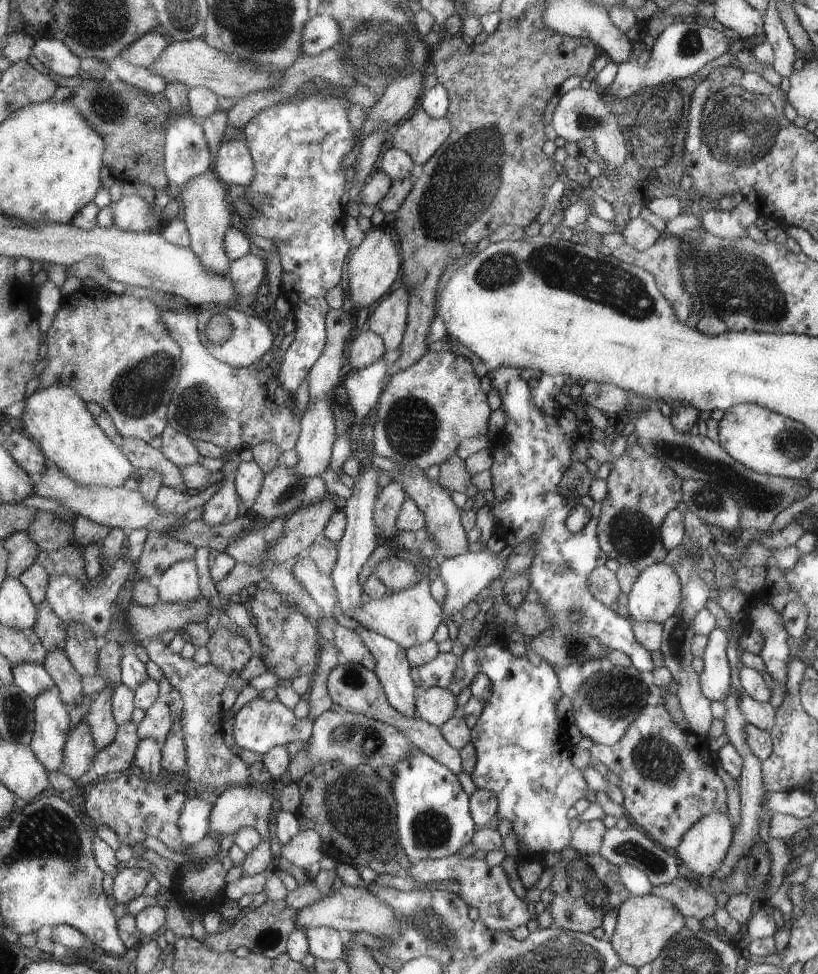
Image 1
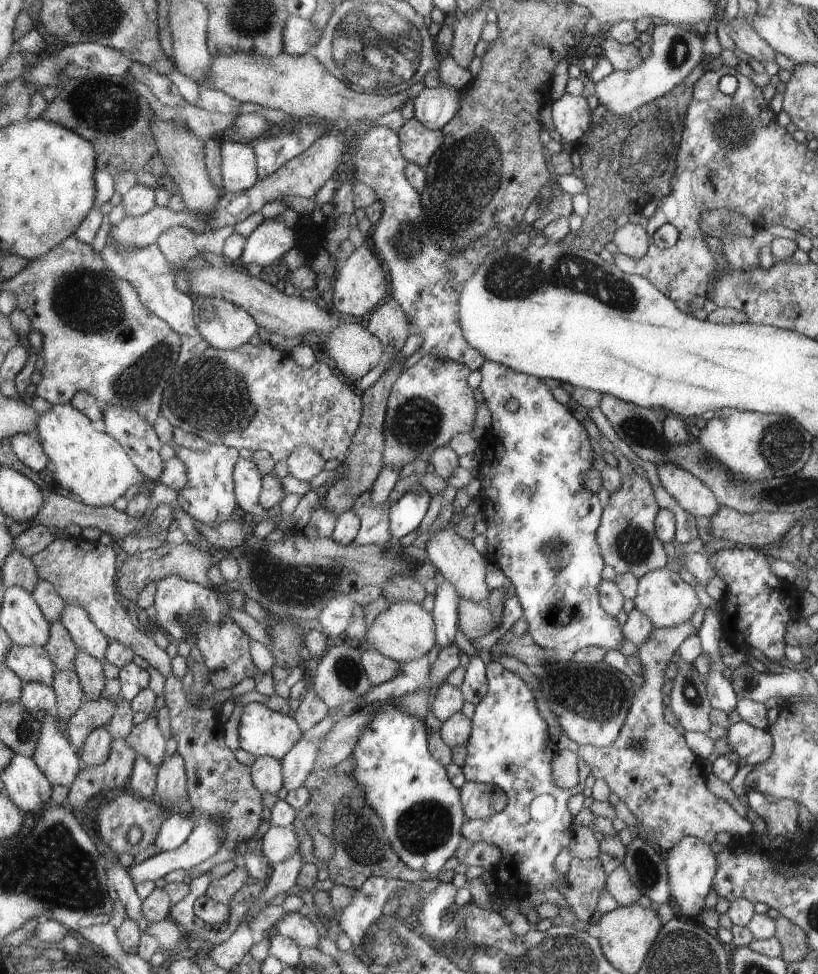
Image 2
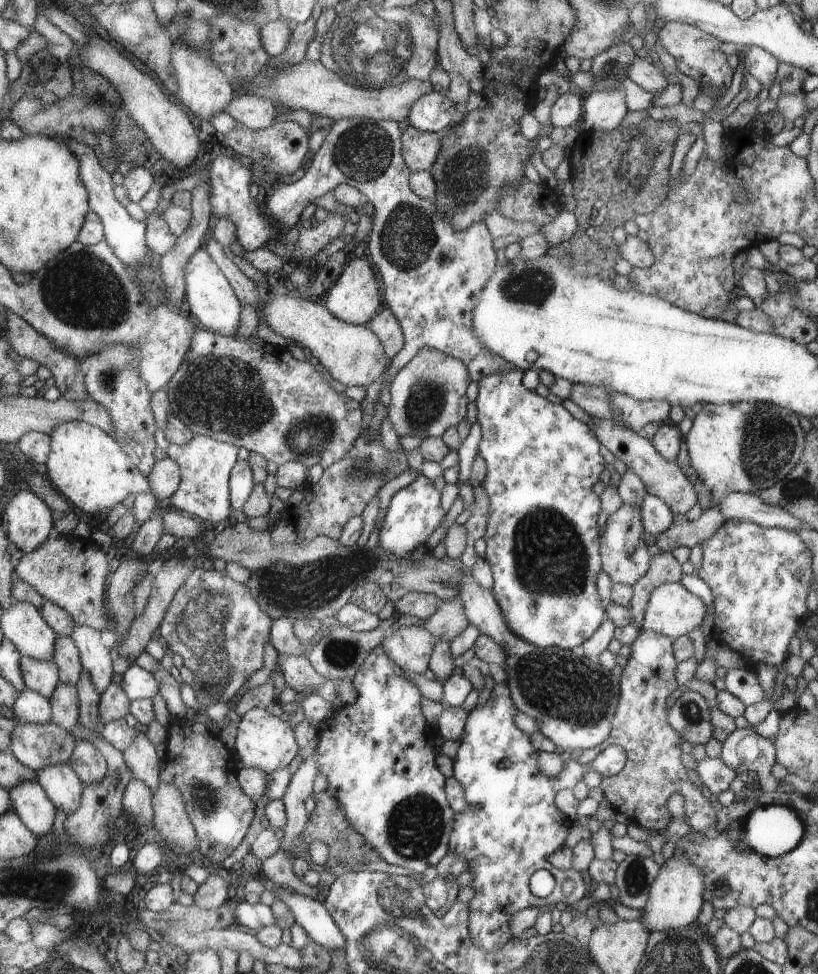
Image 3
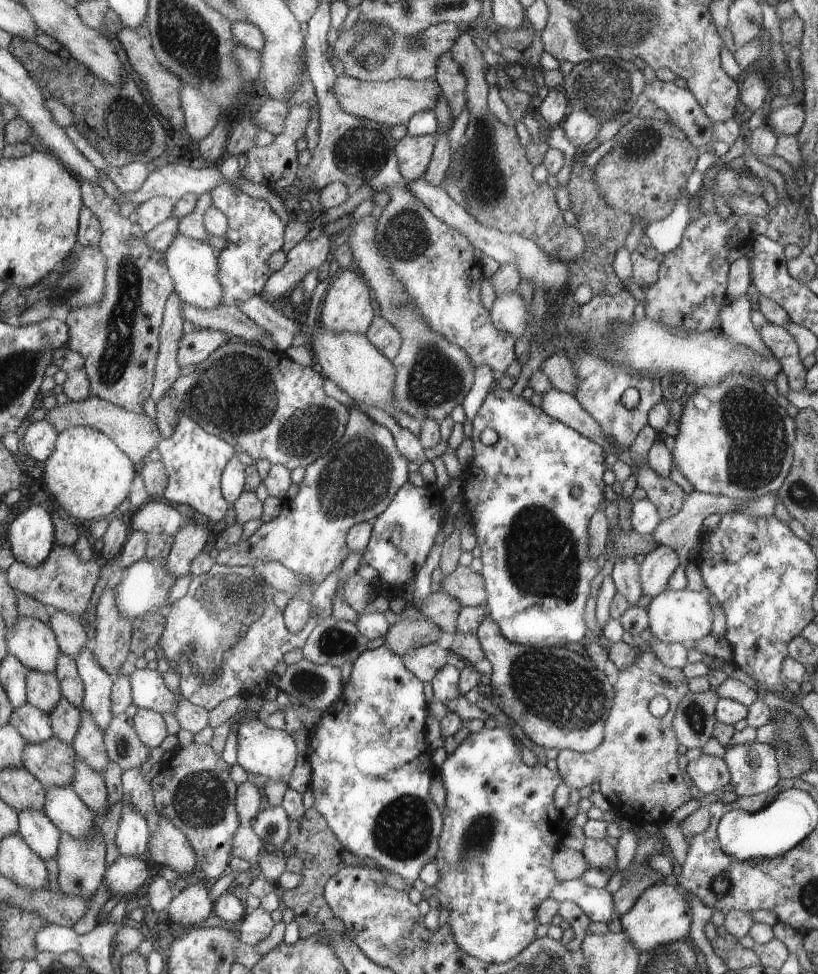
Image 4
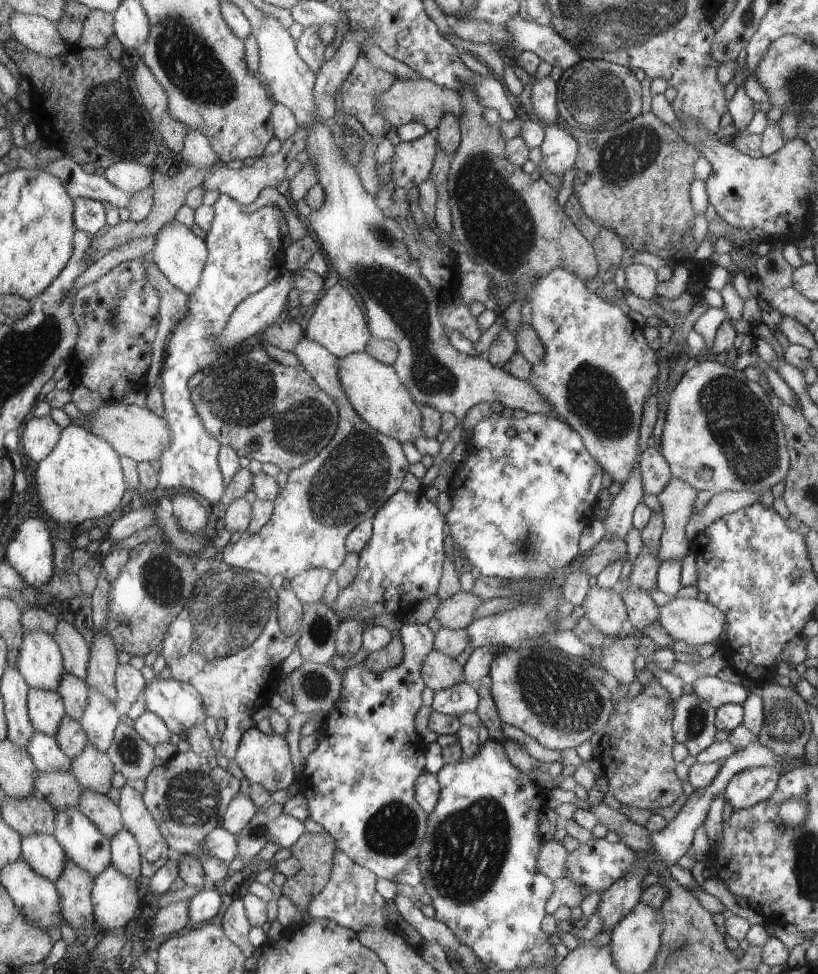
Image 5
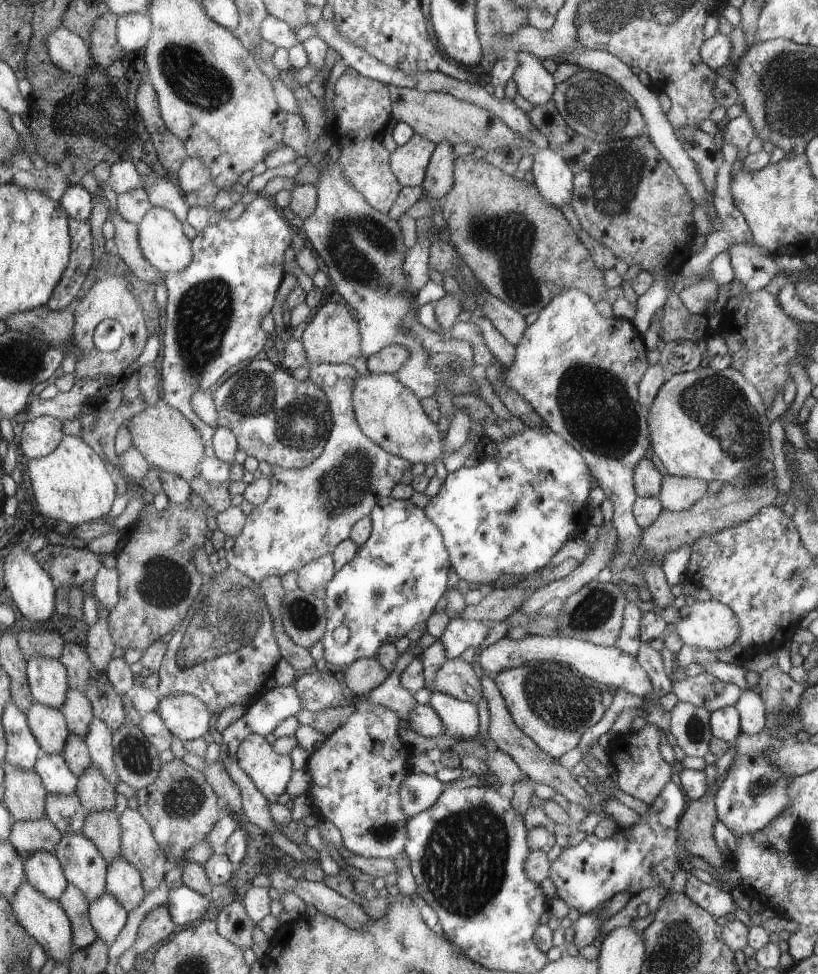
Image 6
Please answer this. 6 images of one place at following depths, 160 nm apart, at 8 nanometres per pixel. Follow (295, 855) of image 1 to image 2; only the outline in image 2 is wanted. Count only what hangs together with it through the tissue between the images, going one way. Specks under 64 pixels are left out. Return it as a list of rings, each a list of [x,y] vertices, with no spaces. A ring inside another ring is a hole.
[[[271,825],[262,838],[263,854],[270,864],[289,859],[298,848],[300,842],[295,831],[289,827]]]

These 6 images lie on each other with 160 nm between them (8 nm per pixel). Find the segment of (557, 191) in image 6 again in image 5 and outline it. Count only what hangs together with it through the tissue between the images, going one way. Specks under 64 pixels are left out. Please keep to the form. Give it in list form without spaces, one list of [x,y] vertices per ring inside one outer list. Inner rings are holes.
[[[558,124],[544,127],[546,137],[540,144],[544,156],[544,168],[562,180],[566,172],[575,166],[579,156],[579,140],[564,126]]]

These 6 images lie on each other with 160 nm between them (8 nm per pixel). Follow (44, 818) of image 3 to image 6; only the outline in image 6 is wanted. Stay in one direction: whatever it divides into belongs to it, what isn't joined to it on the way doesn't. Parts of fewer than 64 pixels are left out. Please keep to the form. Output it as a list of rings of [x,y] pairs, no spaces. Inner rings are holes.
[[[39,851],[23,858],[26,880],[36,890],[40,890],[52,900],[63,898],[68,880],[63,871],[63,864],[58,856],[50,852]]]

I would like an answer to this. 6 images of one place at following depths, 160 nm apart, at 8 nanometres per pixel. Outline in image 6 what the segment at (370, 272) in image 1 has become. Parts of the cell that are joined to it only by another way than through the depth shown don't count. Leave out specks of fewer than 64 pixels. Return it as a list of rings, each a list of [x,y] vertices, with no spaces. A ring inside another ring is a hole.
[[[326,302],[316,316],[308,322],[308,326],[304,328],[302,336],[304,351],[306,352],[307,362],[328,362],[329,364],[343,364],[352,366],[357,374],[364,376],[368,374],[368,361],[363,353],[363,334],[358,332],[358,324],[354,322],[354,318],[350,316],[350,312],[346,310],[346,306],[336,304],[336,302]]]

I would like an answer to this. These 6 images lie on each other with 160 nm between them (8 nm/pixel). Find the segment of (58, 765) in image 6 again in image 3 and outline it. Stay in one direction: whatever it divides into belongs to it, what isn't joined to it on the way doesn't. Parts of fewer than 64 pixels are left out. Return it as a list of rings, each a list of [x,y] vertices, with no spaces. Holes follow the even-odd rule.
[[[24,689],[11,706],[20,723],[44,726],[51,722],[51,702],[37,692]]]

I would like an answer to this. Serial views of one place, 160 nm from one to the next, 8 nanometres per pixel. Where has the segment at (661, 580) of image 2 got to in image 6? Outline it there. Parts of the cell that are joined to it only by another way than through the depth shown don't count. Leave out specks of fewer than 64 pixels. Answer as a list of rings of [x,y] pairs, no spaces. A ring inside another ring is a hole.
[[[713,599],[708,602],[696,601],[694,604],[685,604],[680,608],[678,619],[672,625],[684,645],[698,646],[714,653],[724,652],[724,648],[730,648],[740,635],[739,616],[727,605]]]

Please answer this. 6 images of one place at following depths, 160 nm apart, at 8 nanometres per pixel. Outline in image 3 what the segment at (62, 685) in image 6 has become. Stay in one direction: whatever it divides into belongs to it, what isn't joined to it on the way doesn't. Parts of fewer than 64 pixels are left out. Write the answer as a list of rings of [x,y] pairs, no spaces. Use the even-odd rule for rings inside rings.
[[[14,600],[12,606],[3,612],[2,629],[6,638],[14,644],[22,657],[52,661],[57,634],[48,626],[42,613],[31,604]]]

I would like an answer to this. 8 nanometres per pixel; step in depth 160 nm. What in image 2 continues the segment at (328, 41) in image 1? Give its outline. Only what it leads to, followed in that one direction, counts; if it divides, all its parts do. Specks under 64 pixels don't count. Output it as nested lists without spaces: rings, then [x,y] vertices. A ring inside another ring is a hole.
[[[296,15],[287,18],[284,28],[284,53],[289,55],[301,55],[310,52],[321,37],[309,19],[303,19]]]

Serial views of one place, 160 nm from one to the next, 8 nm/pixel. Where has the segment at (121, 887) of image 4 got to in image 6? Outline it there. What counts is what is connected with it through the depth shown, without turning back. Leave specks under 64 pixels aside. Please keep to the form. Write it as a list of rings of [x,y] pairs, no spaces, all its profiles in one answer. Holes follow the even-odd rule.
[[[106,889],[104,894],[89,904],[88,914],[90,924],[96,932],[97,938],[112,946],[118,938],[122,928],[126,926],[128,910],[112,896]]]

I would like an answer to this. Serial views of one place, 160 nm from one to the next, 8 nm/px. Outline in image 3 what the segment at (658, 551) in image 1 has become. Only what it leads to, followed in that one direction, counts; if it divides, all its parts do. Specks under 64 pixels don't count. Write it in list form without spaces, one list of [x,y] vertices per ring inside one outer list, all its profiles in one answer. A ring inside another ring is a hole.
[[[623,505],[607,518],[607,527],[601,530],[603,535],[602,567],[610,576],[613,583],[634,586],[639,578],[642,578],[650,569],[652,558],[647,552],[641,536],[646,533],[642,524],[642,511],[640,507]]]

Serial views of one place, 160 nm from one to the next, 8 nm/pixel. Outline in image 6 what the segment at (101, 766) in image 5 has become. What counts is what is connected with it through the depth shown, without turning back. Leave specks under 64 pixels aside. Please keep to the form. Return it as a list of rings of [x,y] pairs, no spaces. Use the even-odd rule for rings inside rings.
[[[90,766],[78,776],[76,797],[87,812],[115,808],[115,787],[96,766]]]

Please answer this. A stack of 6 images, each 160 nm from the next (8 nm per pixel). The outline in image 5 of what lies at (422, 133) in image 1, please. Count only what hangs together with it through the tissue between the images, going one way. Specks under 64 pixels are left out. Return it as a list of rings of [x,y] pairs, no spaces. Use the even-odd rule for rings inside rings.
[[[430,131],[417,140],[400,142],[390,159],[393,184],[406,190],[423,185],[434,169],[436,144]]]

